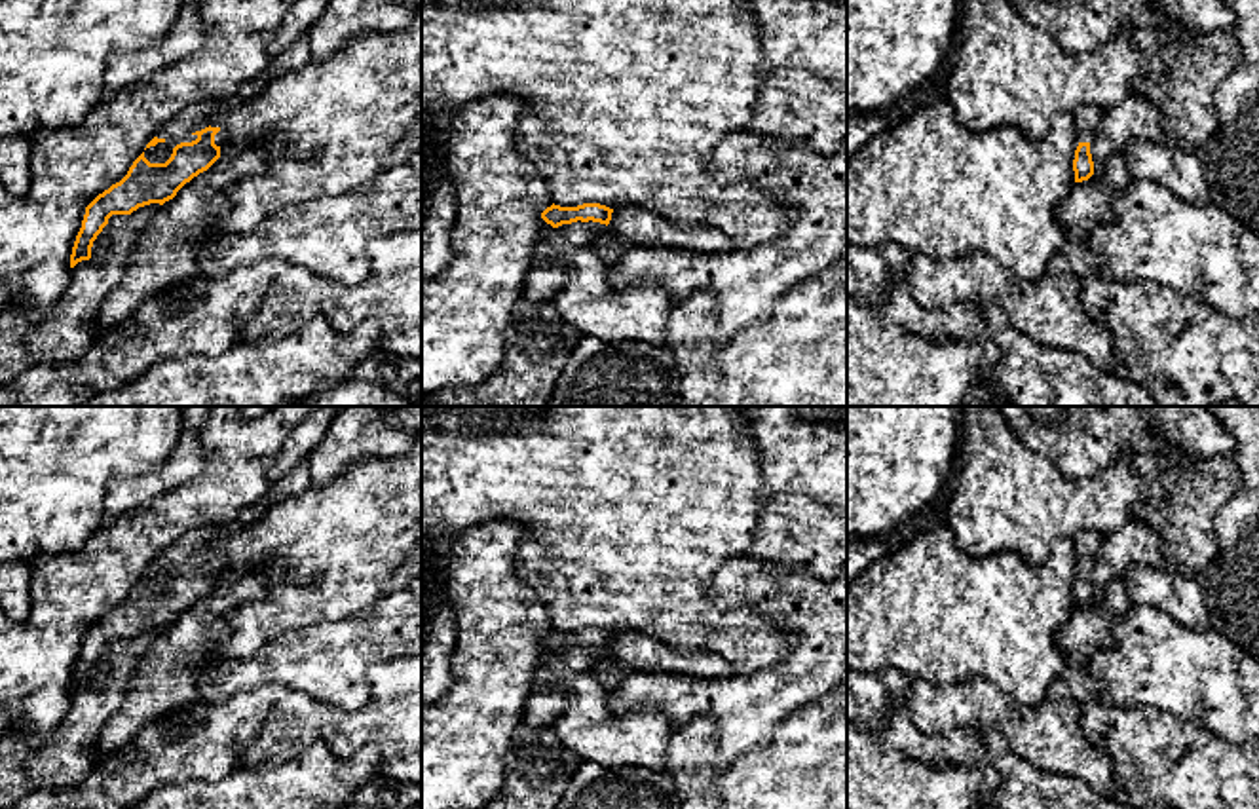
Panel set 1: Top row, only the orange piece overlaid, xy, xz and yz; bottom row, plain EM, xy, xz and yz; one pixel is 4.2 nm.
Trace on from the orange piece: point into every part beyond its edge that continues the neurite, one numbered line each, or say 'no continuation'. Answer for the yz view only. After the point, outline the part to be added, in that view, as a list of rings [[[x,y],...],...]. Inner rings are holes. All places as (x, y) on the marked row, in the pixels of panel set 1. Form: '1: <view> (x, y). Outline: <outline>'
1: yz (1089, 116). Outline: [[[1082,104],[1073,116],[1079,142],[1090,142],[1101,123],[1103,110],[1096,104]]]

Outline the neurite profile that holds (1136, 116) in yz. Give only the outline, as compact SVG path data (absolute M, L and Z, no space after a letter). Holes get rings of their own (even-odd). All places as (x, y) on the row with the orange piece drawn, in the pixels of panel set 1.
M1132 93L1101 116L1101 123L1090 141L1094 175L1101 175L1103 163L1126 148L1134 139L1158 141L1162 118L1158 106L1145 95Z

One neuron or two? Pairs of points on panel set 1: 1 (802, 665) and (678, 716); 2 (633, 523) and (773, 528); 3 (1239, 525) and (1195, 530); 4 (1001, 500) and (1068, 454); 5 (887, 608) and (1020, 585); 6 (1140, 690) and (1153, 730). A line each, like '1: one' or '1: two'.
1: one
2: two
3: two
4: two
5: one
6: two

